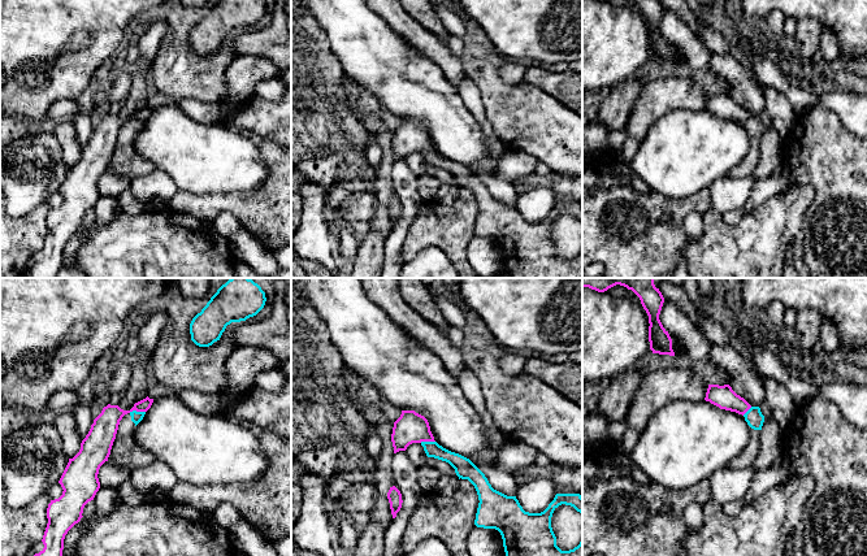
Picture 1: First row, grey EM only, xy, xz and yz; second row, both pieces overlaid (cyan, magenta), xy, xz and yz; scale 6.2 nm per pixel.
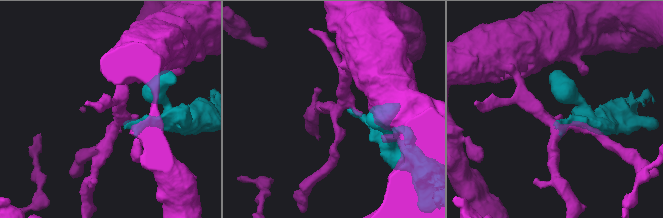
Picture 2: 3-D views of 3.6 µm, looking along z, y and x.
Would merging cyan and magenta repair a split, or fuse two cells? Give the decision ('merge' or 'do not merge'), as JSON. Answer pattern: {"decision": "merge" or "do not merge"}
{"decision": "do not merge"}

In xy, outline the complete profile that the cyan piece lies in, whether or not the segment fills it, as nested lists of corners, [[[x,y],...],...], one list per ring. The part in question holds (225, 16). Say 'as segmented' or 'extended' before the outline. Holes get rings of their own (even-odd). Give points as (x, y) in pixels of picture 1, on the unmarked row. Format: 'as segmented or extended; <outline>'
as segmented; [[[217,0],[190,32],[191,49],[209,56],[231,31],[256,25],[265,14],[264,0]]]

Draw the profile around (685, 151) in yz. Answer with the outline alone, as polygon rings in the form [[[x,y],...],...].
[[[681,109],[650,127],[628,164],[651,191],[679,200],[727,177],[749,148],[750,135],[742,123],[706,109]]]

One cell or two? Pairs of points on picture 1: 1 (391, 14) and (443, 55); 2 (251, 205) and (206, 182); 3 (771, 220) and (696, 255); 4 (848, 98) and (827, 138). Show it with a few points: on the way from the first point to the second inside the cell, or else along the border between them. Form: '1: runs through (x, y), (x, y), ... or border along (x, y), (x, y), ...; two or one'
1: runs through (404, 26), (430, 46); one
2: border along (256, 190), (252, 192), (209, 192), (196, 195); two
3: runs through (753, 238), (736, 255), (714, 255); one
4: border along (820, 104), (832, 109), (853, 134); two

